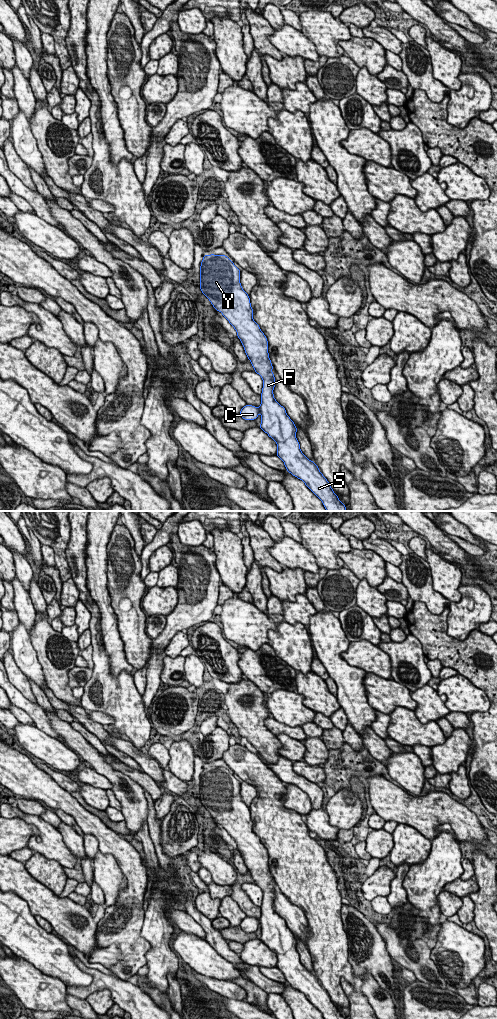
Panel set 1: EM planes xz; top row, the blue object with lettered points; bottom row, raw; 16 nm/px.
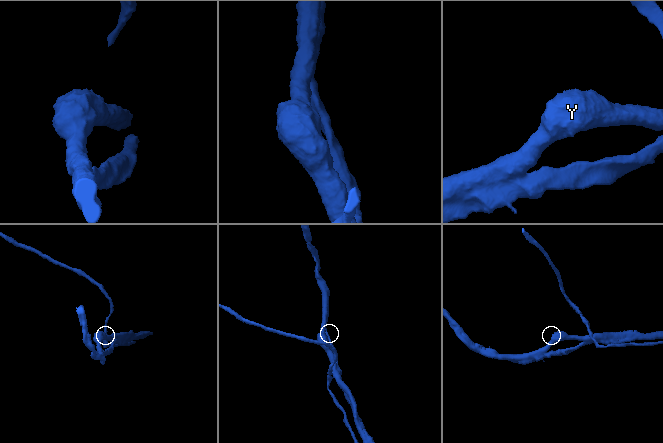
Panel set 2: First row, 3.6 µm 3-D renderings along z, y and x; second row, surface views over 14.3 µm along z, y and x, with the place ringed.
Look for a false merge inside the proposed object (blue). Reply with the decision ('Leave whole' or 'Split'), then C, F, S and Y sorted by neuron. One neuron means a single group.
Split. Groups: C / F S Y

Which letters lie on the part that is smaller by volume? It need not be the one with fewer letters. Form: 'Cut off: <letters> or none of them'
Cut off: C

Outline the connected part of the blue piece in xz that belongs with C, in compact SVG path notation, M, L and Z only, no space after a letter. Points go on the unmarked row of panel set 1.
M245 917L241 923L240 927L244 932L255 932L258 929L258 926L260 925L259 920L252 918L252 917Z

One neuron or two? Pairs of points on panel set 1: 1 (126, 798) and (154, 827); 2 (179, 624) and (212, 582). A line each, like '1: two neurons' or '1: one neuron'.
1: two neurons
2: one neuron

